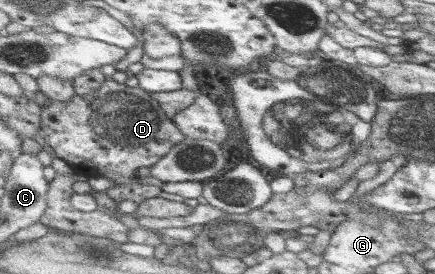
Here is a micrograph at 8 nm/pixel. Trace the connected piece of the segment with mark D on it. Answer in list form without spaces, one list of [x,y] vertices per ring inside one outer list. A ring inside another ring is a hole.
[[[111,79],[104,80],[98,90],[87,95],[73,96],[68,102],[52,102],[46,100],[40,107],[40,126],[37,139],[49,146],[55,152],[55,157],[66,162],[75,172],[82,172],[86,176],[104,176],[113,182],[113,188],[105,191],[107,197],[115,201],[115,205],[123,200],[129,200],[139,205],[145,200],[158,197],[160,190],[155,186],[141,184],[135,175],[135,170],[141,166],[151,166],[175,144],[184,140],[181,132],[172,124],[171,120],[160,110],[150,94],[138,87],[128,88],[125,84],[117,84]]]

